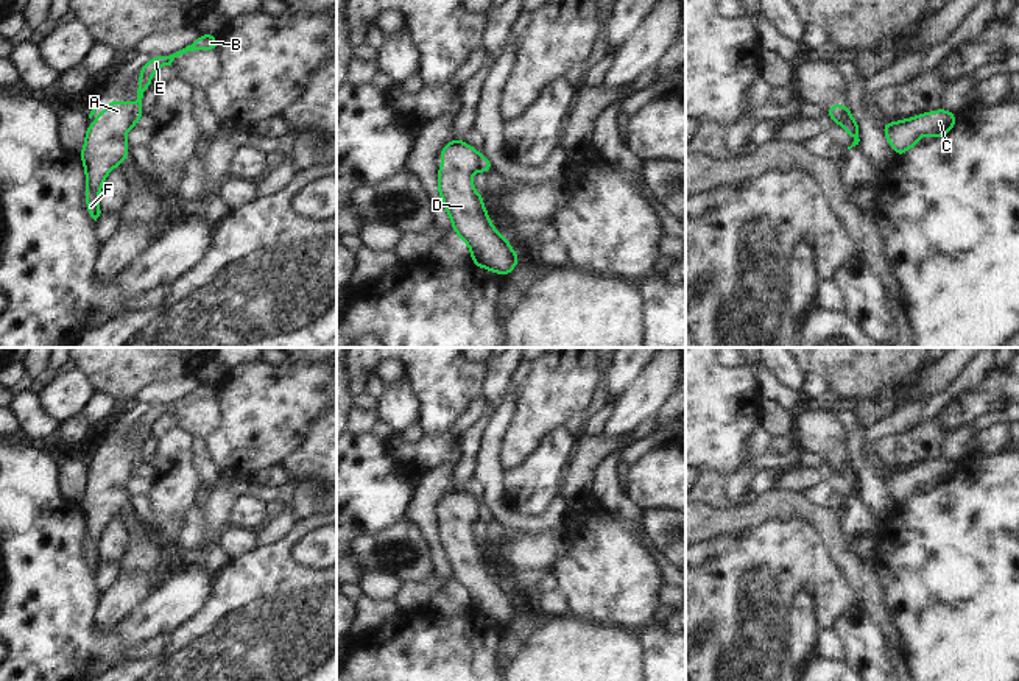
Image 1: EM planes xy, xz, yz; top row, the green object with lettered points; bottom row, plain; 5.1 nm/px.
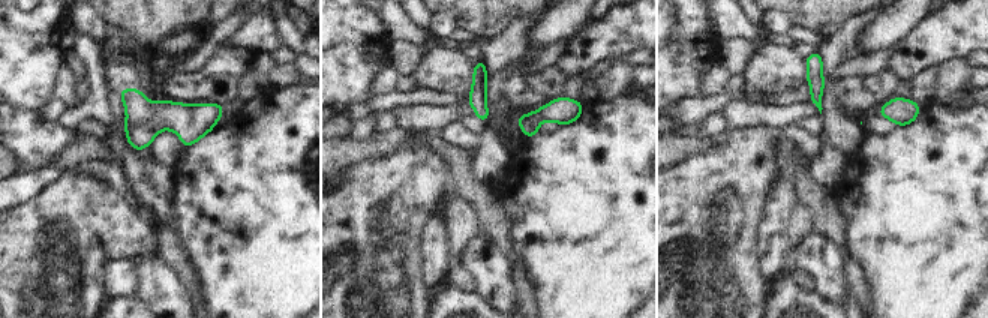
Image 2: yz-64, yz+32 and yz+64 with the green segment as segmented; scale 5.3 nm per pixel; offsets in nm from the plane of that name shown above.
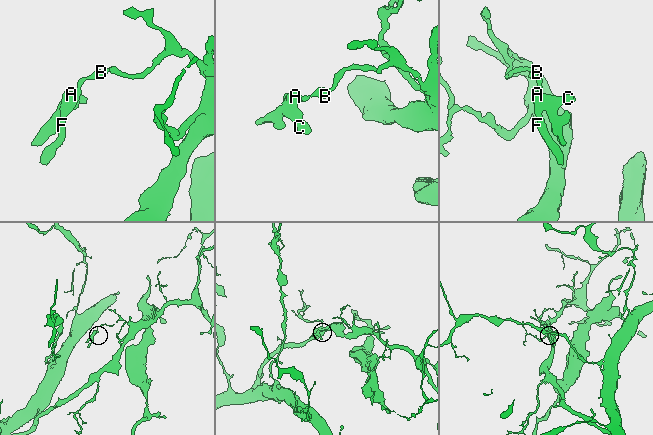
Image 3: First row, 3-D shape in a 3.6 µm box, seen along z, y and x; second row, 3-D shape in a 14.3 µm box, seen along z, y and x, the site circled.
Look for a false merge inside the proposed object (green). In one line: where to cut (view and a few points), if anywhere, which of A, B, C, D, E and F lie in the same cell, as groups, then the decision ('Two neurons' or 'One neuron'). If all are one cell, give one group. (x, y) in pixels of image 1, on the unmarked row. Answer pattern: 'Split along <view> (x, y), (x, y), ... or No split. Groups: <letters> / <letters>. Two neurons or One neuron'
Split along xy (131, 455), (131, 472), (128, 476). Groups: A C D F / B E. Two neurons.

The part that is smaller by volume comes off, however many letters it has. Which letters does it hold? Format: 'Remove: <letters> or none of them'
Remove: A, C, D, F

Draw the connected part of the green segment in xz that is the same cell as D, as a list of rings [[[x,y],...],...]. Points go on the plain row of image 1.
[[[458,488],[450,489],[439,500],[438,506],[446,510],[444,514],[438,514],[438,539],[452,569],[453,581],[467,592],[472,602],[472,612],[475,616],[495,620],[506,626],[519,612],[519,606],[516,605],[508,589],[492,577],[489,564],[483,555],[483,545],[472,536],[471,527],[472,522],[478,519],[480,502]]]

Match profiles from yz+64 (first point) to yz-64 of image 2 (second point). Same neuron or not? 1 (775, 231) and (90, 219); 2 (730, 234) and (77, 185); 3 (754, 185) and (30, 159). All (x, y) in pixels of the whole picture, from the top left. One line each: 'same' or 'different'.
1: different
2: same
3: different

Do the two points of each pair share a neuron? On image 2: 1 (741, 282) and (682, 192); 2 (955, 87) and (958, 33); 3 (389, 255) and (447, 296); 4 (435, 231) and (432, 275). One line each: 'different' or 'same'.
1: same
2: different
3: different
4: same

